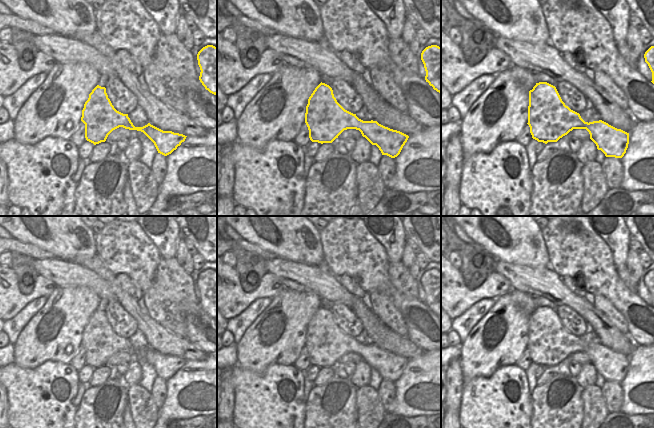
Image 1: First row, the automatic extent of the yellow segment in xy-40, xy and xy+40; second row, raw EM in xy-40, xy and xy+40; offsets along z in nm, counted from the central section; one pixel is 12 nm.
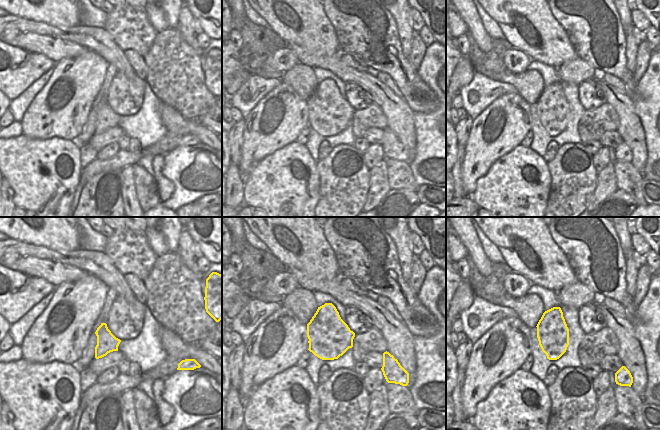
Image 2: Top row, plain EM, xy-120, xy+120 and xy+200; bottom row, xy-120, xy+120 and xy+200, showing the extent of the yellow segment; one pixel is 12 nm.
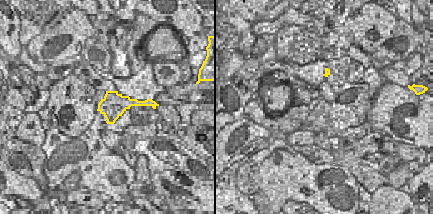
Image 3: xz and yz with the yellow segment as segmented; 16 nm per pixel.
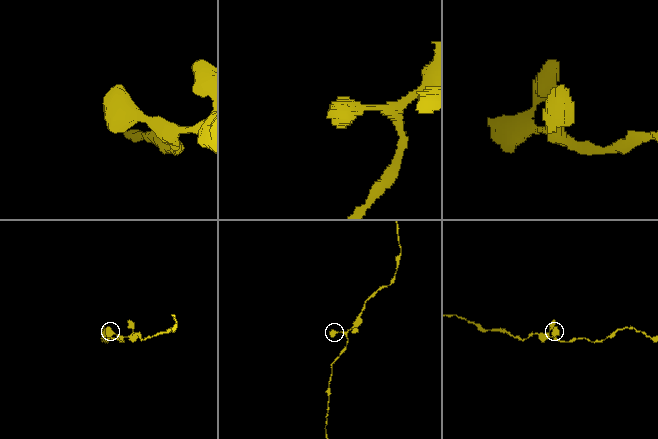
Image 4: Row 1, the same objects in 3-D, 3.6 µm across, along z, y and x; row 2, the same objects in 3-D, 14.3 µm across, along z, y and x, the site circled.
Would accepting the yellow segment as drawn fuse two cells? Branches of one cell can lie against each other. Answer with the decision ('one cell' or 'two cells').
one cell

